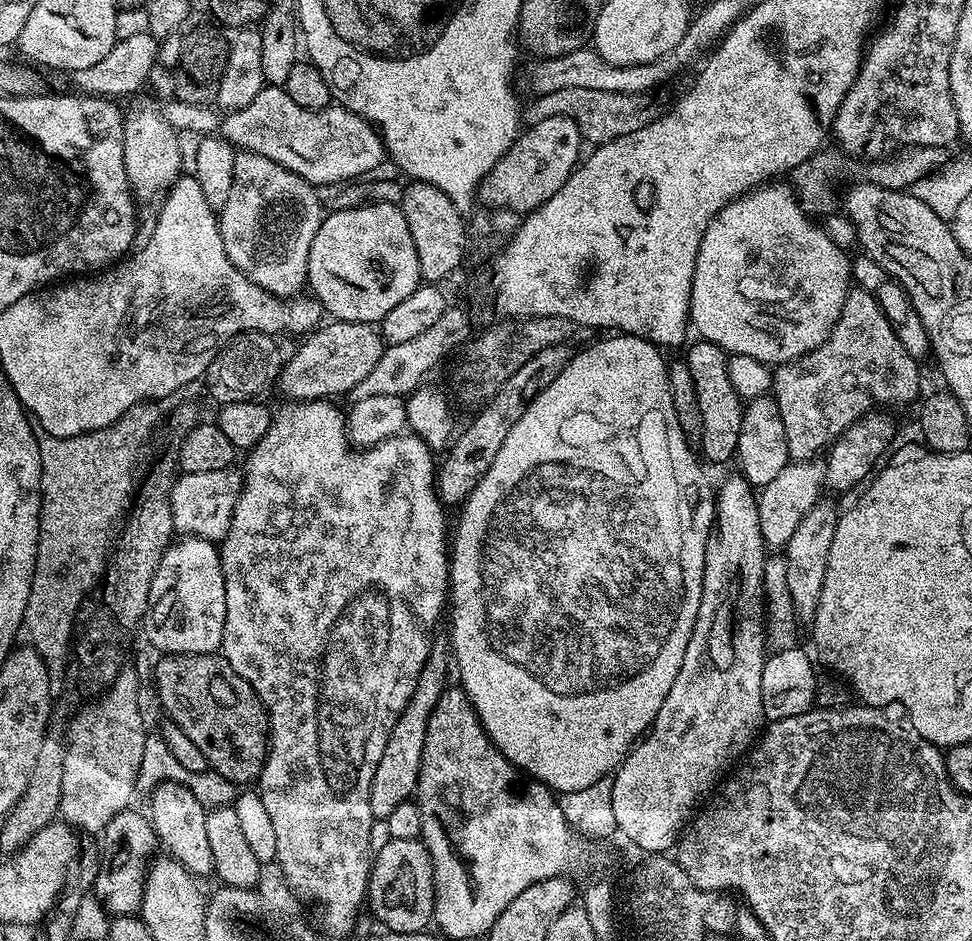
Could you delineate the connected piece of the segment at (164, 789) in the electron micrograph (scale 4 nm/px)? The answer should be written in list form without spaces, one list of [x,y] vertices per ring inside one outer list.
[[[166,781],[157,785],[150,792],[152,797],[152,812],[150,821],[159,840],[159,847],[168,852],[167,855],[177,860],[187,872],[197,878],[211,877],[214,866],[213,855],[210,850],[209,835],[206,832],[208,812],[204,801],[195,791],[188,789],[187,783]]]

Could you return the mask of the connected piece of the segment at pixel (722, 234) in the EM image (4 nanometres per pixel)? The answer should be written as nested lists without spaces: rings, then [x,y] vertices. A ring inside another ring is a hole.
[[[772,182],[767,186],[761,186],[746,196],[741,196],[739,200],[732,200],[719,212],[713,220],[708,223],[708,229],[704,232],[704,237],[698,250],[696,259],[696,269],[694,270],[694,279],[692,280],[692,306],[690,309],[690,324],[693,329],[696,328],[699,339],[708,340],[711,344],[716,344],[723,348],[725,353],[734,355],[746,355],[756,358],[758,362],[767,366],[779,366],[798,359],[799,356],[806,355],[807,352],[813,352],[826,338],[832,333],[832,327],[838,322],[842,314],[842,306],[846,302],[850,291],[848,279],[852,276],[852,268],[848,265],[849,253],[834,243],[831,235],[824,232],[816,225],[813,217],[807,215],[800,207],[799,200],[796,199],[796,193],[787,183]]]

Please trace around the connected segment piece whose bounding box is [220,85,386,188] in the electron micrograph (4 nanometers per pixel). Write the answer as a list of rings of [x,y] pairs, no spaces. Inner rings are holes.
[[[267,85],[253,102],[240,111],[227,113],[221,121],[221,137],[241,151],[262,154],[269,160],[278,162],[292,173],[315,187],[328,184],[344,184],[369,175],[386,158],[383,137],[370,121],[362,119],[341,104],[331,104],[318,110],[306,110],[294,102],[284,88],[279,85]]]

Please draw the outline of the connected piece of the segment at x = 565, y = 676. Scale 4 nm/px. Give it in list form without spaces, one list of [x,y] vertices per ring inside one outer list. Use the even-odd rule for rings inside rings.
[[[612,334],[612,335],[609,335],[609,336],[612,336],[612,337],[610,337],[610,338],[609,338],[609,340],[600,340],[600,341],[598,341],[598,342],[597,342],[597,344],[592,344],[592,345],[590,345],[590,346],[589,346],[589,348],[584,348],[584,349],[582,349],[582,350],[581,350],[581,352],[579,352],[579,351],[577,351],[577,352],[576,352],[576,353],[575,353],[575,355],[573,355],[573,357],[572,357],[572,360],[571,360],[571,361],[569,361],[569,363],[568,363],[568,364],[567,364],[567,365],[566,365],[566,366],[565,366],[565,369],[564,369],[564,370],[562,370],[562,372],[561,372],[561,373],[560,373],[560,375],[558,375],[558,378],[554,378],[554,382],[551,382],[551,384],[549,384],[549,385],[548,385],[548,386],[546,386],[546,388],[545,388],[545,389],[542,389],[542,390],[541,390],[541,392],[540,392],[540,393],[539,393],[539,394],[538,394],[538,395],[537,395],[537,396],[536,396],[536,397],[534,397],[534,399],[533,399],[533,400],[531,400],[531,402],[530,402],[530,403],[529,403],[529,405],[528,405],[528,406],[526,406],[526,410],[524,410],[524,411],[523,411],[523,413],[522,413],[522,416],[521,416],[521,418],[520,418],[520,419],[519,419],[519,420],[518,420],[518,422],[515,422],[515,423],[514,423],[514,426],[511,426],[511,427],[510,427],[510,430],[509,430],[509,433],[508,433],[508,435],[506,435],[506,438],[505,438],[505,439],[503,439],[503,441],[502,441],[502,446],[501,446],[501,449],[500,449],[500,450],[498,450],[498,454],[496,454],[496,455],[495,455],[495,457],[494,457],[494,460],[493,460],[493,462],[492,462],[492,463],[491,463],[491,464],[490,464],[490,466],[489,466],[489,469],[488,469],[488,470],[486,470],[486,472],[485,472],[485,474],[484,474],[484,476],[481,476],[481,478],[480,478],[480,479],[479,479],[479,480],[478,480],[478,482],[477,482],[477,484],[476,484],[476,488],[475,488],[475,489],[473,489],[473,491],[472,491],[472,492],[471,492],[471,493],[469,493],[469,495],[468,495],[468,497],[467,497],[467,499],[466,499],[466,500],[464,500],[464,502],[463,502],[463,504],[462,504],[462,509],[464,509],[464,513],[462,513],[462,514],[461,514],[461,516],[460,516],[460,525],[458,525],[458,526],[457,526],[457,528],[456,528],[456,541],[455,541],[455,540],[454,540],[454,539],[453,539],[453,540],[452,540],[452,541],[451,541],[451,544],[450,544],[450,612],[451,612],[451,608],[452,608],[452,644],[451,644],[451,643],[450,643],[450,652],[451,652],[451,655],[452,655],[452,656],[453,656],[453,657],[454,657],[454,668],[455,668],[455,671],[456,671],[456,668],[457,668],[457,670],[458,670],[458,671],[460,671],[460,680],[458,680],[458,684],[459,684],[459,687],[461,687],[461,688],[463,688],[463,689],[464,689],[464,693],[466,693],[466,695],[467,695],[467,696],[468,696],[468,700],[469,700],[469,701],[470,701],[470,703],[471,703],[471,704],[472,704],[472,705],[473,705],[473,706],[474,706],[474,710],[475,710],[475,711],[476,711],[476,716],[477,716],[477,717],[478,717],[478,718],[479,718],[479,720],[480,720],[480,725],[482,725],[482,726],[483,726],[483,727],[484,727],[484,733],[485,733],[485,734],[487,734],[487,736],[489,736],[489,737],[490,737],[490,738],[491,738],[491,740],[492,740],[492,745],[494,745],[494,746],[495,746],[495,748],[496,748],[496,749],[498,749],[498,751],[500,751],[500,753],[502,753],[502,755],[504,755],[504,757],[506,757],[506,759],[507,759],[507,760],[509,760],[509,761],[510,761],[510,763],[512,763],[512,765],[514,765],[514,767],[515,767],[515,768],[518,768],[518,769],[520,769],[520,771],[521,771],[521,772],[523,772],[523,773],[525,773],[525,774],[527,774],[527,775],[528,775],[528,776],[529,776],[529,777],[532,777],[532,778],[535,778],[535,779],[537,779],[537,780],[539,780],[539,781],[540,781],[540,783],[541,783],[541,784],[545,784],[545,785],[546,785],[546,786],[547,786],[547,788],[550,788],[550,789],[552,789],[552,791],[553,791],[553,793],[556,793],[556,794],[563,794],[563,793],[566,793],[566,792],[573,792],[573,791],[574,791],[574,790],[584,790],[584,789],[585,789],[585,788],[586,788],[586,786],[592,786],[592,785],[593,785],[593,784],[594,784],[594,782],[598,782],[598,778],[602,778],[602,777],[603,777],[603,776],[606,776],[606,775],[609,775],[609,774],[612,774],[612,773],[615,773],[615,771],[616,771],[616,769],[617,769],[617,768],[619,768],[619,766],[620,766],[620,764],[621,764],[621,763],[622,763],[622,762],[623,762],[623,760],[624,760],[624,758],[625,758],[625,756],[627,756],[627,755],[628,755],[628,753],[629,753],[629,751],[630,751],[630,749],[631,749],[631,748],[632,748],[632,747],[633,747],[633,745],[635,745],[635,744],[636,744],[636,743],[637,743],[637,741],[639,741],[639,740],[640,740],[640,739],[641,739],[641,737],[643,737],[643,736],[644,736],[644,735],[645,735],[645,733],[647,733],[647,731],[648,731],[648,729],[649,729],[649,728],[651,728],[651,726],[652,726],[652,723],[653,723],[653,722],[655,722],[655,720],[656,720],[656,715],[657,715],[657,714],[658,714],[658,710],[662,710],[662,702],[666,702],[666,694],[670,694],[670,686],[674,686],[674,678],[678,678],[678,670],[679,670],[679,669],[680,669],[680,667],[681,667],[681,666],[682,666],[682,658],[683,658],[683,657],[684,657],[684,655],[685,655],[685,654],[686,654],[686,646],[687,646],[687,645],[688,645],[688,643],[689,643],[689,642],[690,642],[690,634],[691,634],[691,633],[692,633],[692,631],[693,631],[693,630],[694,630],[694,622],[695,622],[695,621],[696,621],[696,615],[697,615],[697,614],[698,614],[698,606],[699,606],[699,605],[700,605],[700,599],[701,599],[701,598],[702,598],[702,582],[703,582],[703,581],[704,581],[704,555],[705,555],[705,554],[706,554],[706,546],[707,546],[707,545],[708,545],[708,537],[709,537],[709,536],[711,536],[711,535],[713,535],[713,532],[714,532],[714,521],[715,521],[715,518],[716,518],[716,497],[715,497],[715,495],[714,495],[714,492],[713,492],[713,489],[711,489],[711,490],[710,490],[710,489],[708,489],[708,488],[704,488],[704,472],[703,472],[703,470],[702,470],[702,469],[700,469],[700,464],[701,464],[701,461],[700,461],[700,460],[699,460],[699,459],[698,459],[698,456],[697,456],[697,453],[696,453],[696,452],[695,452],[695,451],[694,451],[694,448],[693,448],[693,445],[691,445],[691,444],[689,444],[689,443],[688,443],[688,440],[687,440],[687,439],[686,439],[686,437],[685,437],[685,436],[684,436],[684,435],[683,435],[683,434],[682,434],[682,426],[678,426],[678,418],[677,418],[677,417],[676,417],[676,415],[675,415],[675,414],[674,414],[674,402],[673,402],[673,401],[672,401],[672,399],[671,399],[671,398],[670,398],[670,382],[669,382],[669,381],[668,381],[668,369],[669,369],[669,367],[668,367],[668,366],[667,366],[667,365],[666,365],[666,363],[665,363],[665,364],[664,364],[664,360],[663,360],[663,358],[662,358],[662,357],[660,357],[660,352],[661,352],[661,349],[660,349],[660,348],[659,348],[659,347],[657,347],[657,345],[654,345],[654,344],[652,344],[652,343],[651,343],[651,342],[650,342],[650,341],[649,341],[649,340],[645,340],[645,339],[644,339],[644,337],[642,337],[642,336],[630,336],[630,335],[627,335],[627,334]]]

